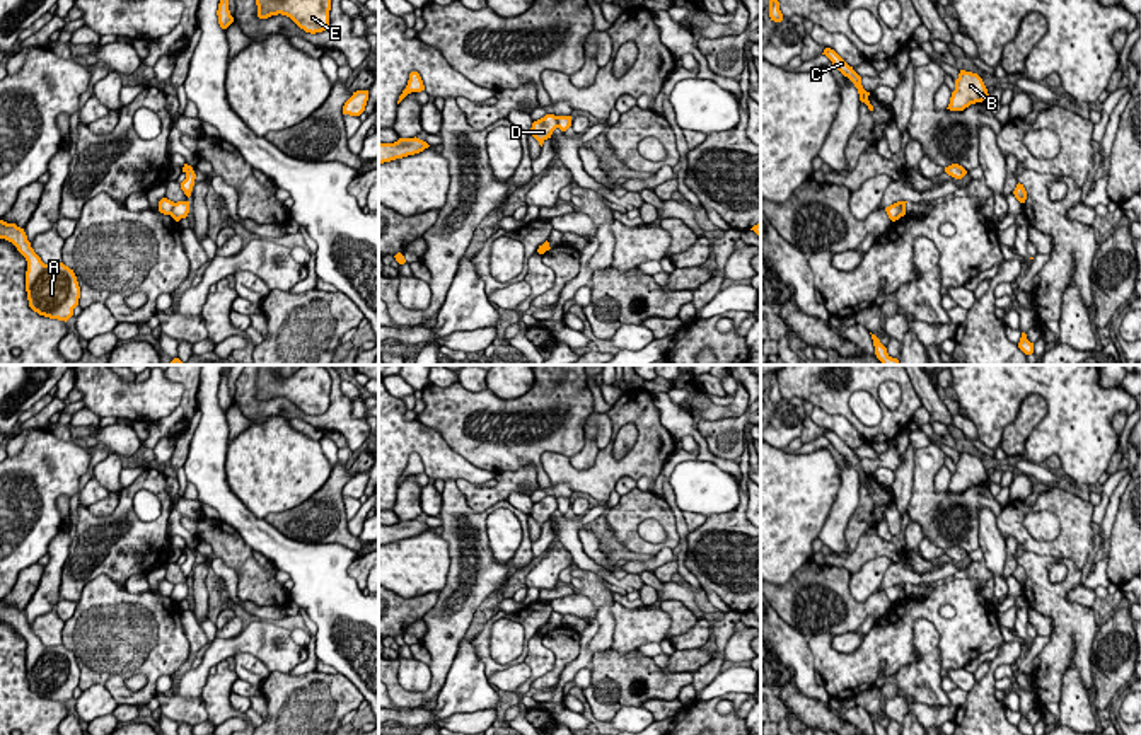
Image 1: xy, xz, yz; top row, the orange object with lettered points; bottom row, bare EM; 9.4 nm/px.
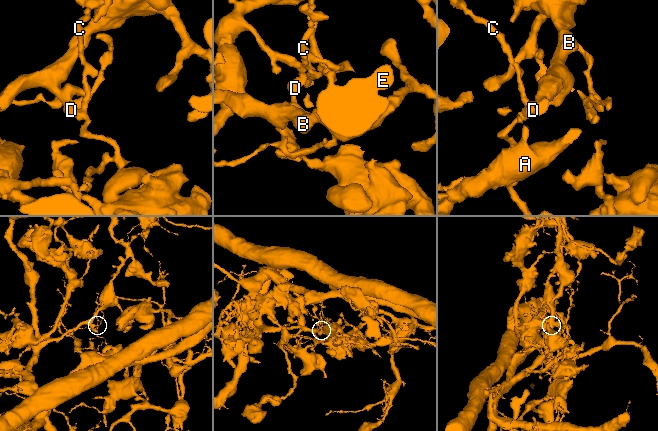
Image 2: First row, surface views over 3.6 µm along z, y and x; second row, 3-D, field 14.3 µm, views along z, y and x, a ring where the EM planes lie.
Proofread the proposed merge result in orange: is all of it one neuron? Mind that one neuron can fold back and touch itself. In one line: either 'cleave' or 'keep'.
cleave

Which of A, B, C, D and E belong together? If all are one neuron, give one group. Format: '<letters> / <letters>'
A C / B D E

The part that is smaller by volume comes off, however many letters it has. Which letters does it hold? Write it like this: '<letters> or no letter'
A, C

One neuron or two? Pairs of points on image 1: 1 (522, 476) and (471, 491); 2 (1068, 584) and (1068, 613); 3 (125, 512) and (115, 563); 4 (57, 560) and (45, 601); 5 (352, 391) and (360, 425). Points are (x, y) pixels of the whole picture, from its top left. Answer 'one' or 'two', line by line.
1: one
2: one
3: one
4: one
5: two

